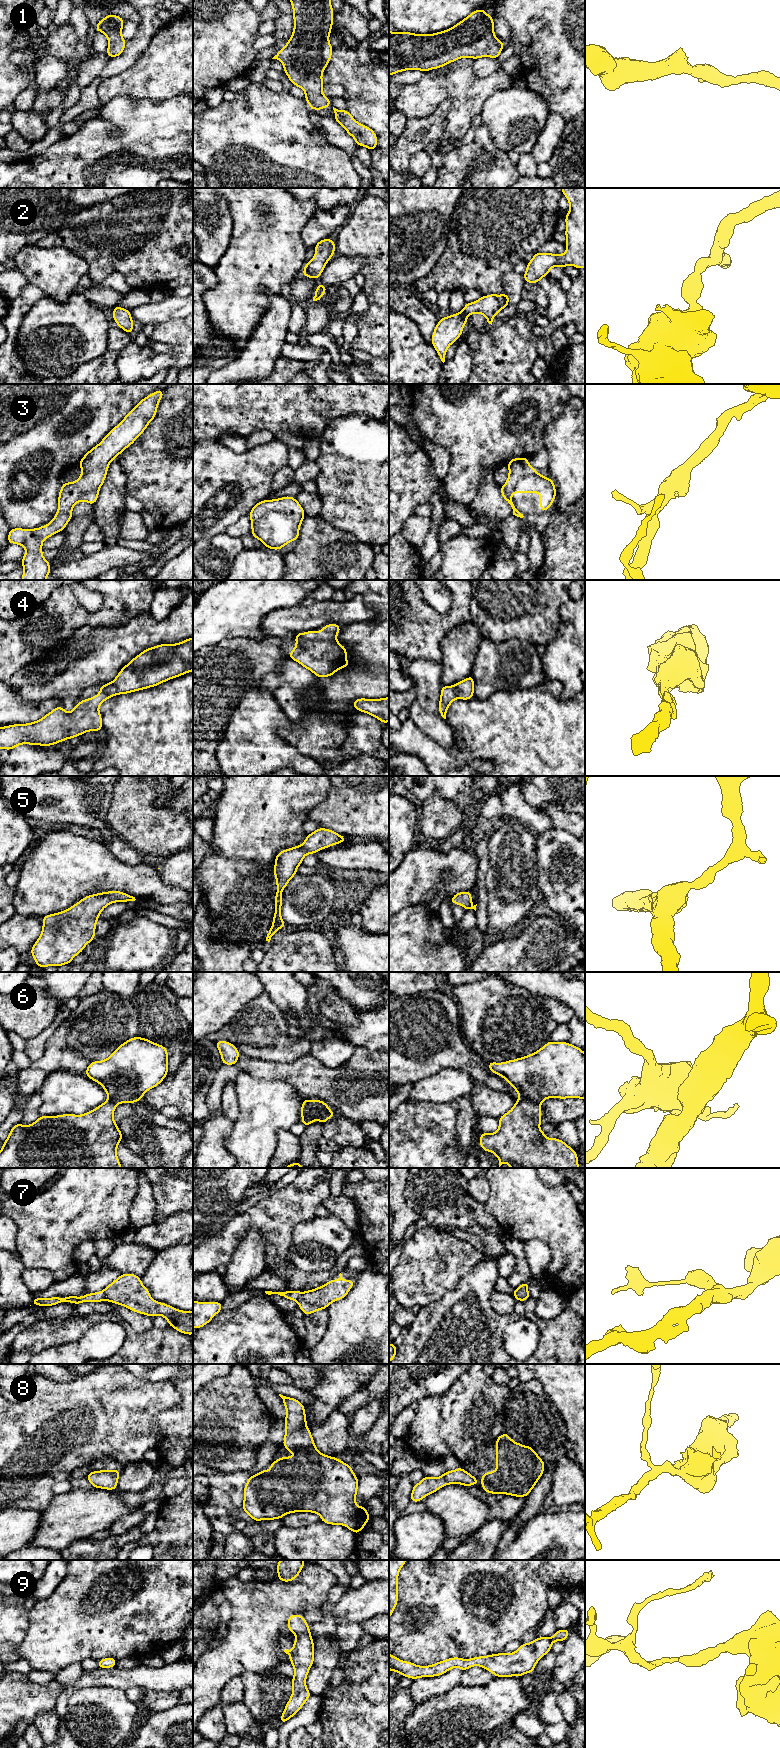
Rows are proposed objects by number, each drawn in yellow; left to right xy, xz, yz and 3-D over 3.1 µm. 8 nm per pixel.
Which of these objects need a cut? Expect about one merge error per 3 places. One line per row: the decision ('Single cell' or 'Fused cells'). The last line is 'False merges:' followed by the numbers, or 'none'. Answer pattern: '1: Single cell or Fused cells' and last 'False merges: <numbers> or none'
1: Single cell
2: Single cell
3: Single cell
4: Single cell
5: Single cell
6: Fused cells
7: Fused cells
8: Single cell
9: Single cell
False merges: 6, 7

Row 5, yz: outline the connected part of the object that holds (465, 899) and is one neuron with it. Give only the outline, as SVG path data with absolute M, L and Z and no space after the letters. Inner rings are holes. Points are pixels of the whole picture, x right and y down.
M470 891L456 893L450 901L453 905L458 904L463 906L466 911L469 909L474 909L476 911L477 904L474 906L472 905L472 896Z

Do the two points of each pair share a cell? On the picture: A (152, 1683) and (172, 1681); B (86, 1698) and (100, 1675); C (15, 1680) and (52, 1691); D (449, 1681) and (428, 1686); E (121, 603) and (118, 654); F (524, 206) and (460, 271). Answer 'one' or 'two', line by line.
A: one
B: two
C: one
D: one
E: two
F: one

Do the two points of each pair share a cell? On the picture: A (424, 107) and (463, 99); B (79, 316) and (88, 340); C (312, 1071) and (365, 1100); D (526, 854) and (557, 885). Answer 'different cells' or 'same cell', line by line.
A: same cell
B: same cell
C: same cell
D: different cells

